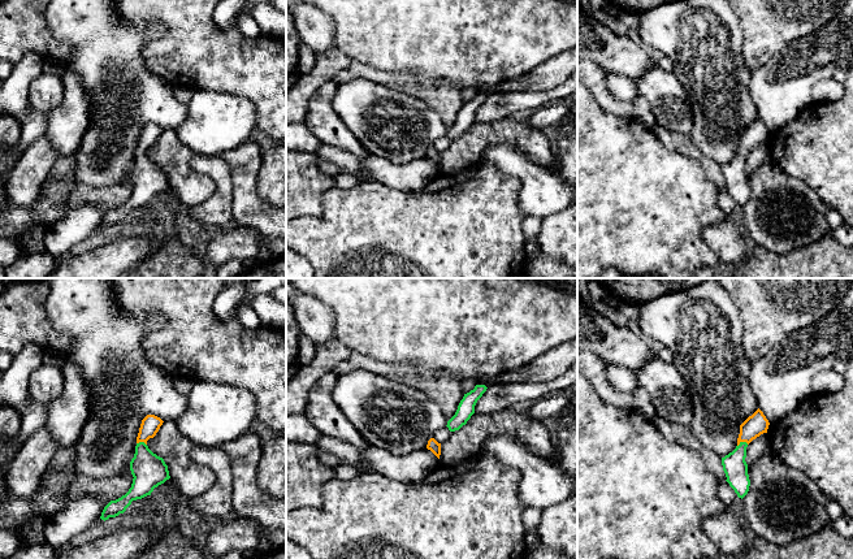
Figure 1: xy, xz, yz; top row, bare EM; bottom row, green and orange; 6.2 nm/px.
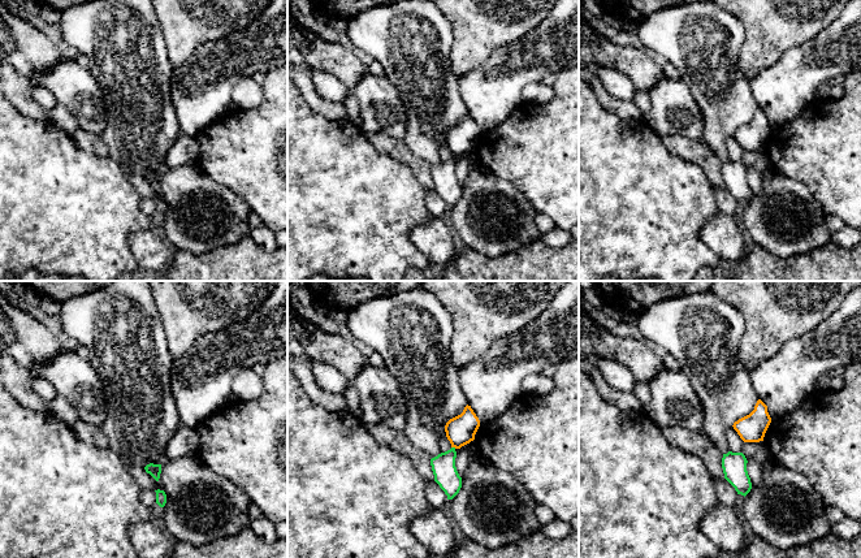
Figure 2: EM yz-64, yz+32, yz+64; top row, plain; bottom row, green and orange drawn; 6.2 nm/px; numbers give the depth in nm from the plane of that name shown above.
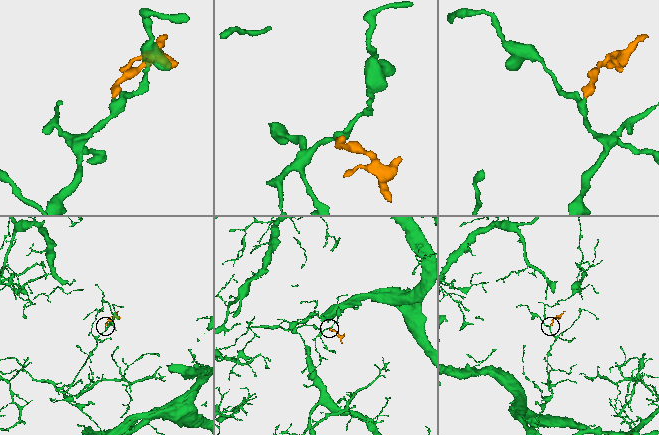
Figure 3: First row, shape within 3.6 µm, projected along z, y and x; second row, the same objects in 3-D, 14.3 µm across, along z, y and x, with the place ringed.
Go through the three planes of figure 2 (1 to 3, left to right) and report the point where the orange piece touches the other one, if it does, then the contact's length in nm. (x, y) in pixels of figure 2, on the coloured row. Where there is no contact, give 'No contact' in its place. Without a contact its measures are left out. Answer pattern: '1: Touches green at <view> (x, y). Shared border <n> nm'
1: No contact
2: Touches green at yz+32 (454, 448). Shared border 30 nm
3: No contact

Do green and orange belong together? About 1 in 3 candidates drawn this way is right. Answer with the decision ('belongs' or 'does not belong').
belongs

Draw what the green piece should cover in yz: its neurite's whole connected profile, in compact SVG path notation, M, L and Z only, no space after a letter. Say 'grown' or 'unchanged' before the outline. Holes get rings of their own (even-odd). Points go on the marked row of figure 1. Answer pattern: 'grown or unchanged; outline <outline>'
grown; outline M758 408L740 425L736 448L722 458L723 471L727 477L726 481L741 499L748 494L750 486L748 464L745 462L746 447L753 439L767 433L768 425L768 420Z

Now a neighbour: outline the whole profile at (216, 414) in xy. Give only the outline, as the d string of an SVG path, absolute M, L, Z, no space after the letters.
M195 381L186 411L174 424L194 445L220 447L251 432L255 421L256 402L246 389Z

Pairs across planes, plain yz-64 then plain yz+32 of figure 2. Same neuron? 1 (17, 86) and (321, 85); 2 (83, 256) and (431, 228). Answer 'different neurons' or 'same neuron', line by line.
1: different neurons
2: different neurons

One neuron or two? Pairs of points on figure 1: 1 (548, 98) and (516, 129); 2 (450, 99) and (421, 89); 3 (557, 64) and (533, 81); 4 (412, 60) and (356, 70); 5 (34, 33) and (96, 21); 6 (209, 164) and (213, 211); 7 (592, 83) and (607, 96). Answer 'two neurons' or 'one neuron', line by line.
1: two neurons
2: one neuron
3: one neuron
4: two neurons
5: two neurons
6: one neuron
7: one neuron

